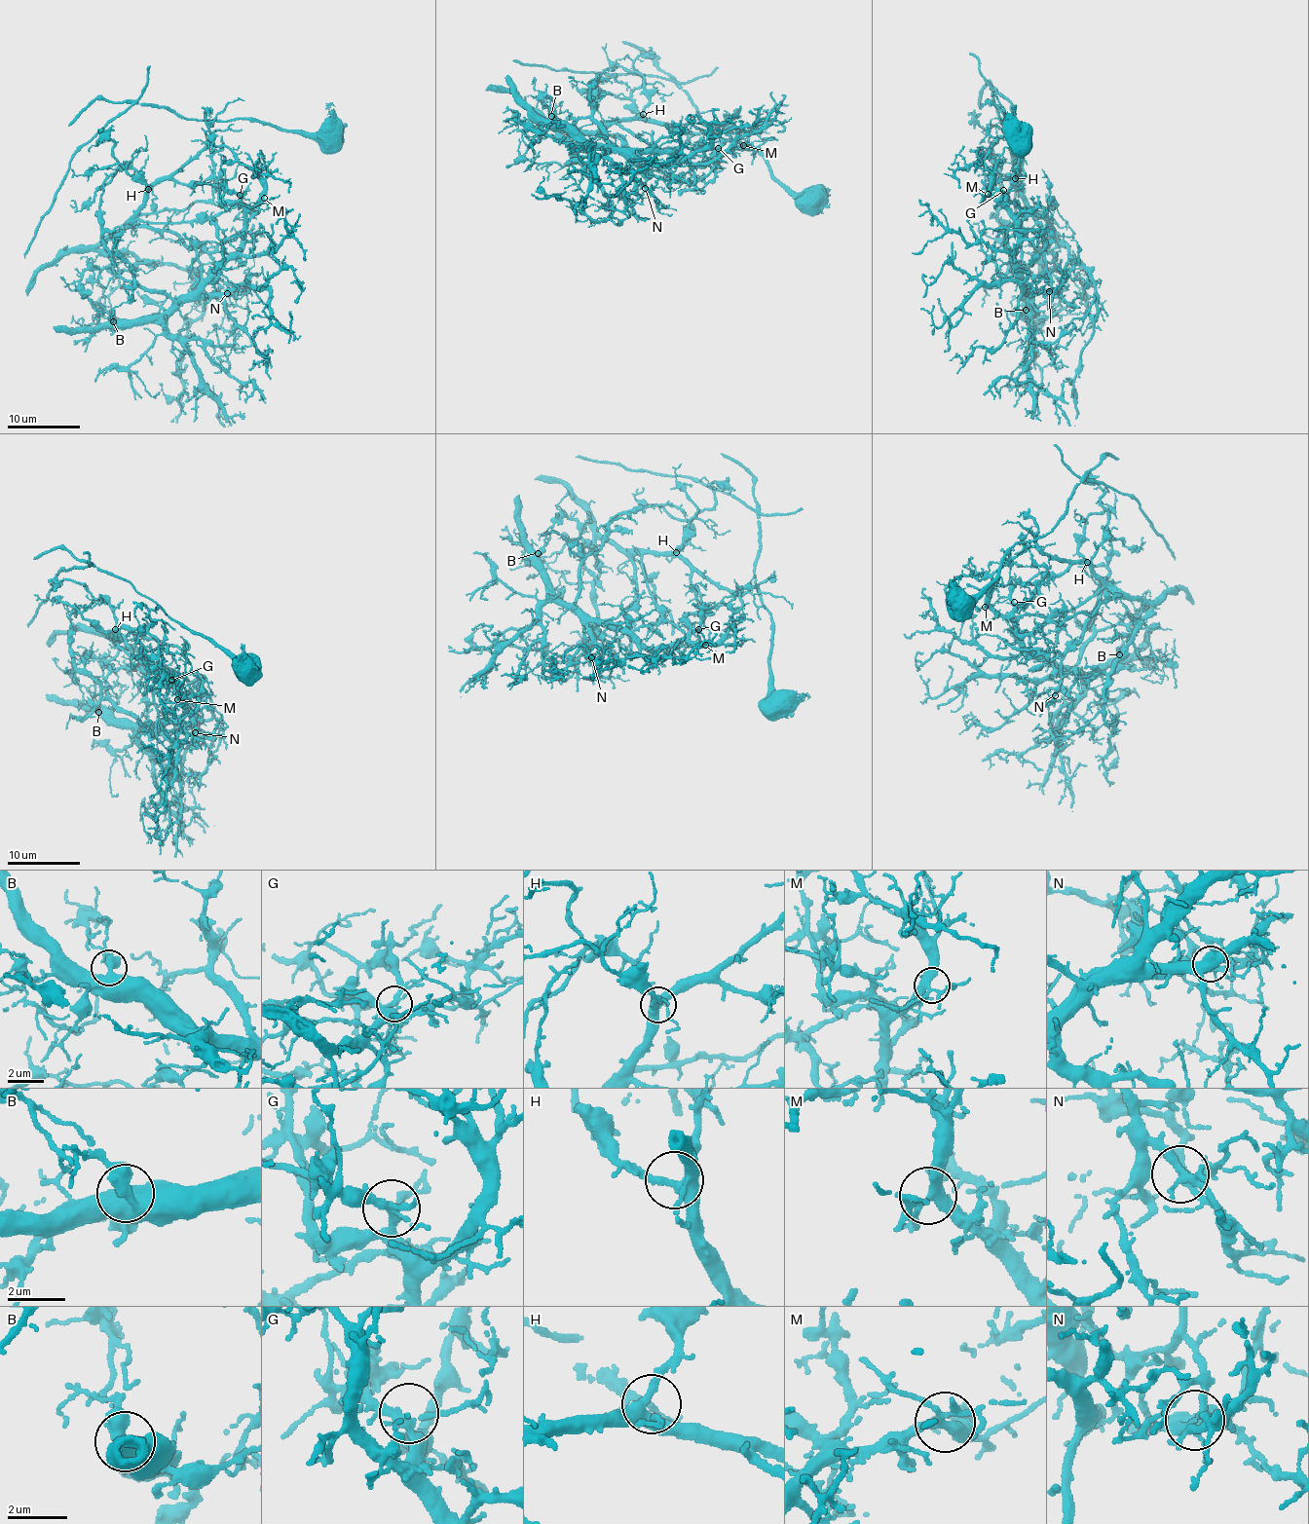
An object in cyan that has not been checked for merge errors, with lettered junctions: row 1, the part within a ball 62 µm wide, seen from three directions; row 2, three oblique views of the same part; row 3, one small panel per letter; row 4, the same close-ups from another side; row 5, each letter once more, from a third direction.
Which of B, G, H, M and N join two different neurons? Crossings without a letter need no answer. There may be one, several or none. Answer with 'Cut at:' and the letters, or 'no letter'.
Cut at: N

